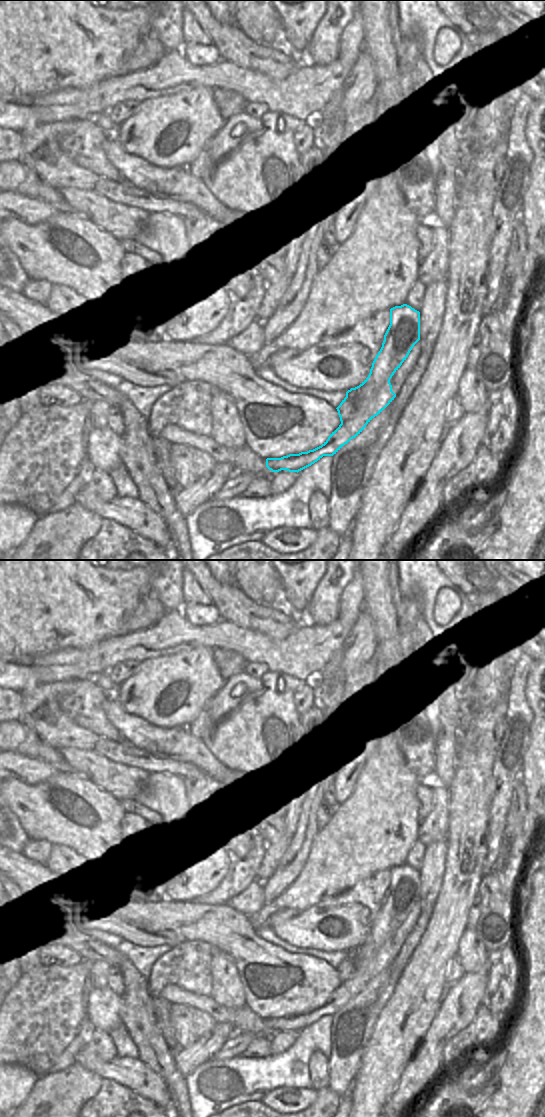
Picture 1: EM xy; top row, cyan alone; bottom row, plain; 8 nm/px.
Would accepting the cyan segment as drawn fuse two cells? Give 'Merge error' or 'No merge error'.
Merge error

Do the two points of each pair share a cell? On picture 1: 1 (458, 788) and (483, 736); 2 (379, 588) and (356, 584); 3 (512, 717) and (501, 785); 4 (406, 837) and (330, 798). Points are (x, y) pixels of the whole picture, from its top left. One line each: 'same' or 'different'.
1: same
2: different
3: same
4: different

